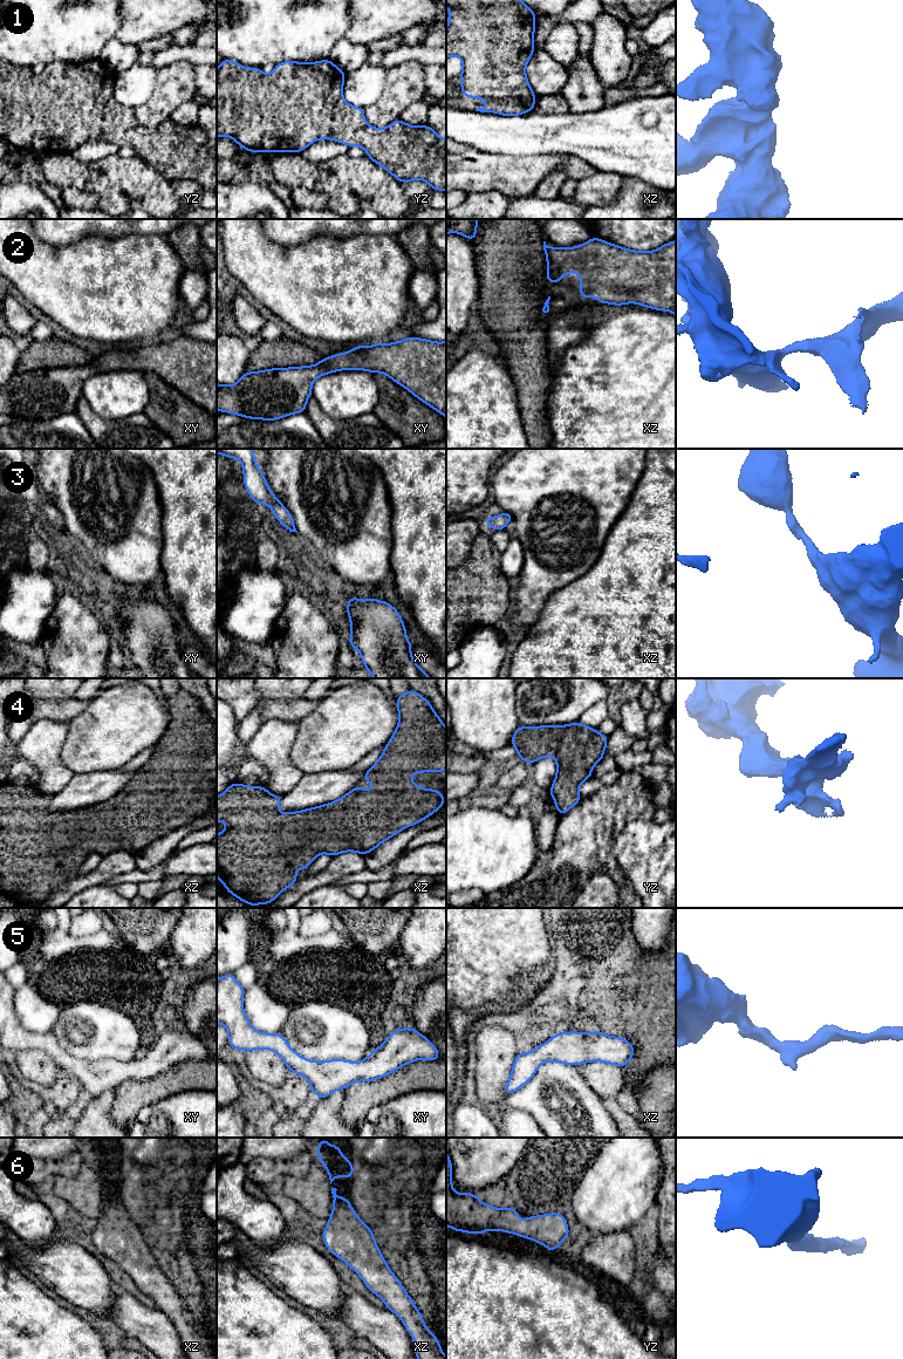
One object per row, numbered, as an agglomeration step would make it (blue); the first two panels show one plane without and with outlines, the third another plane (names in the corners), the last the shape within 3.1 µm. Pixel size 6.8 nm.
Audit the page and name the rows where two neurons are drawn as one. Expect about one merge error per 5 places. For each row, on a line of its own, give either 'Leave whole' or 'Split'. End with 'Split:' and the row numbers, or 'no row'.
1: Leave whole
2: Leave whole
3: Leave whole
4: Leave whole
5: Leave whole
6: Leave whole
Split: no row

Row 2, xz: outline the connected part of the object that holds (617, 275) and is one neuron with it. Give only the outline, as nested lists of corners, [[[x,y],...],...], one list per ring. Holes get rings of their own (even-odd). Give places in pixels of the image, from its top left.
[[[593,237],[587,243],[570,248],[548,247],[543,241],[547,257],[547,282],[559,282],[565,273],[580,274],[580,296],[598,299],[598,303],[622,306],[637,303],[651,309],[671,312],[676,316],[676,240],[670,241],[655,251],[642,252],[624,248]]]

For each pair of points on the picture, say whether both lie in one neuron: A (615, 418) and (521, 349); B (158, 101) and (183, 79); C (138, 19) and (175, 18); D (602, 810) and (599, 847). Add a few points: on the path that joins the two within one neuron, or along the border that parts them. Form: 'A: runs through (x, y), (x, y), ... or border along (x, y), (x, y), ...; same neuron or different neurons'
A: border along (552, 375), (552, 386), (546, 402); different neurons
B: runs through (164, 97), (177, 84); same neuron
C: runs through (148, 18), (165, 18); same neuron
D: runs through (599, 819), (599, 838); same neuron

